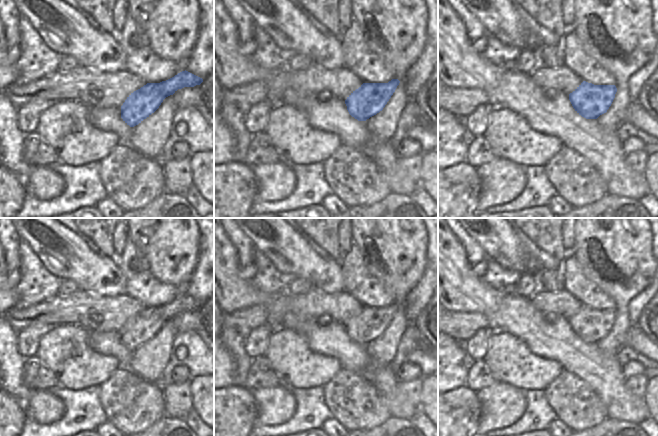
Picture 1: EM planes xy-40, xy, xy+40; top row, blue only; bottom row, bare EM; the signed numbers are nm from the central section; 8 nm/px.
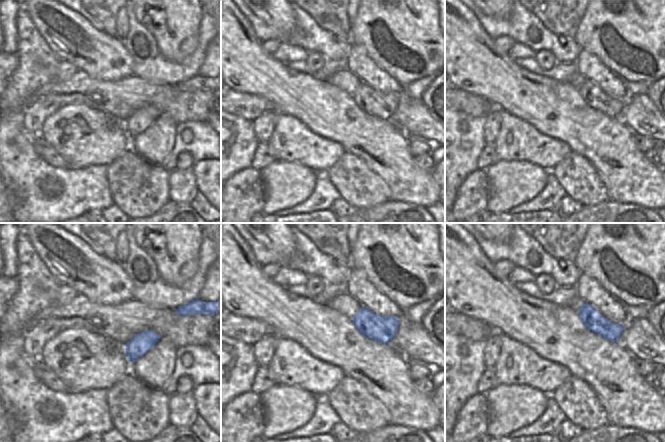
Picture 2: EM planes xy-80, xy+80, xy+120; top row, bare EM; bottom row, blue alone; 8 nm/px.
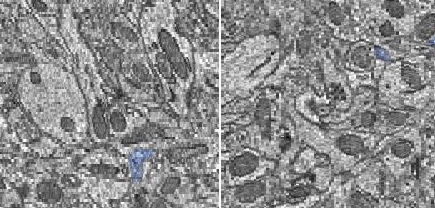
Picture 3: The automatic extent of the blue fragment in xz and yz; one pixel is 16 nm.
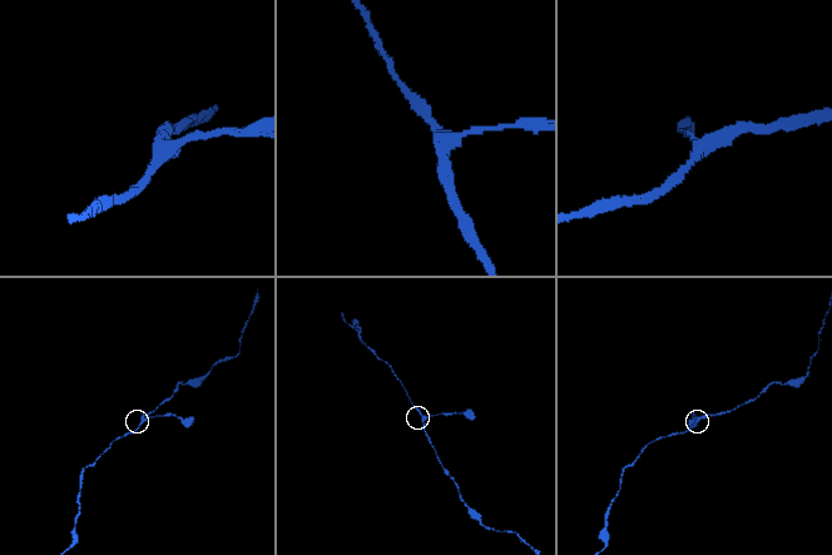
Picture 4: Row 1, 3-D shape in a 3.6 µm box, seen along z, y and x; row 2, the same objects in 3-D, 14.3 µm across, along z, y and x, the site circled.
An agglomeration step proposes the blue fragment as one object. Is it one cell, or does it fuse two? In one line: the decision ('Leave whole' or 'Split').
Leave whole

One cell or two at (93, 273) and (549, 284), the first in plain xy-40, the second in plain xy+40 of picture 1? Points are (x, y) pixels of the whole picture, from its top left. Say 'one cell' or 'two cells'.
one cell

